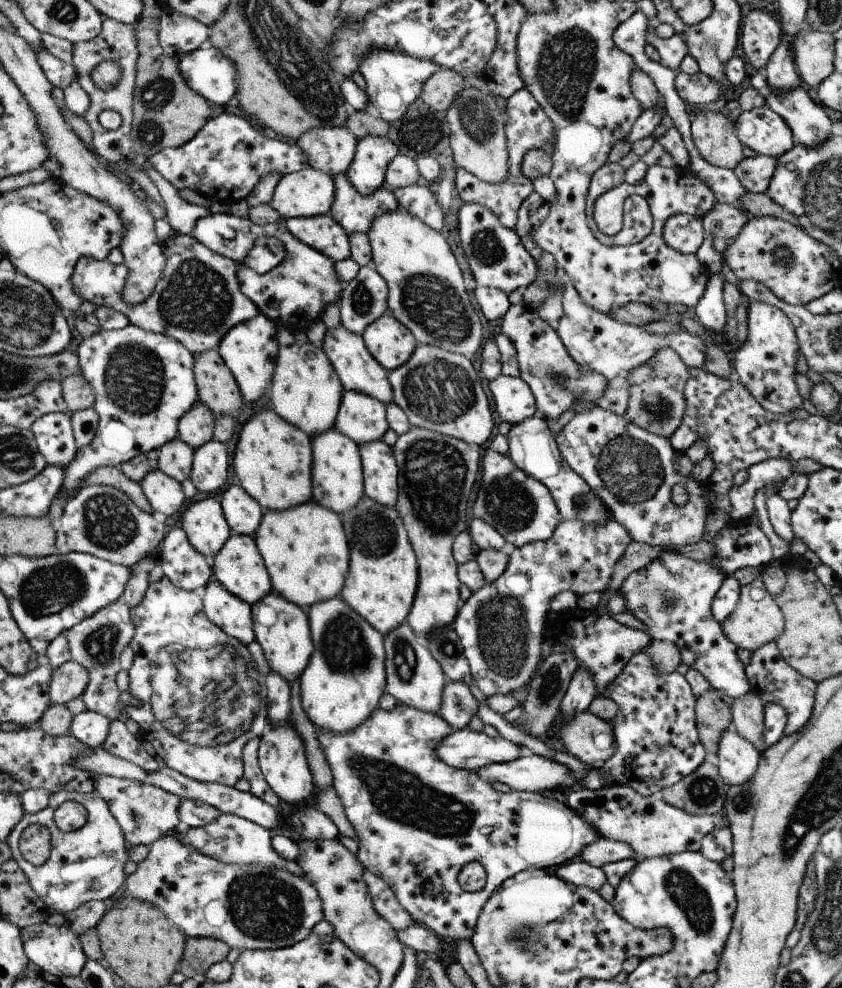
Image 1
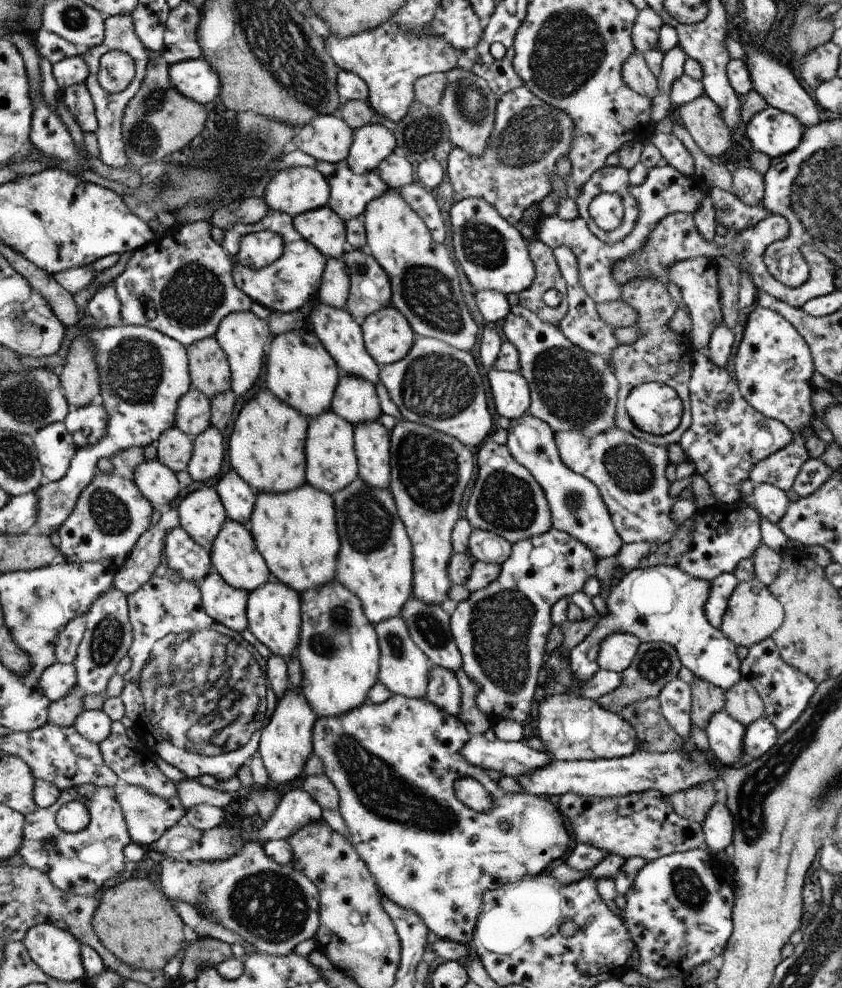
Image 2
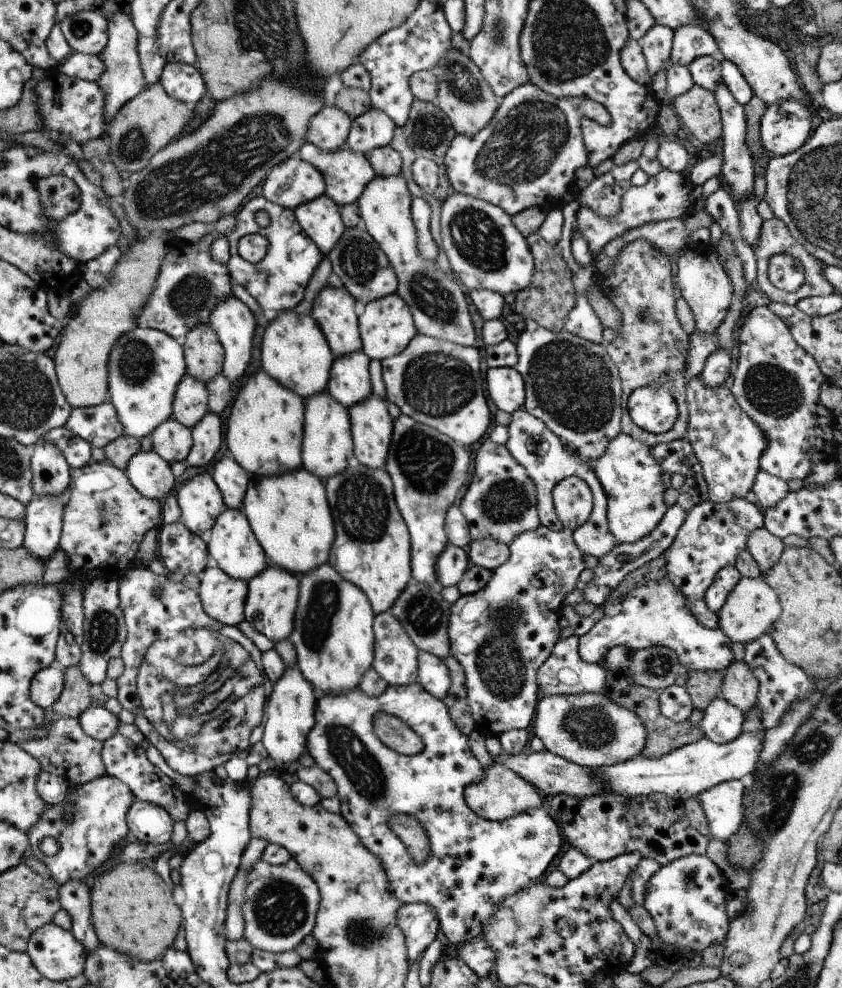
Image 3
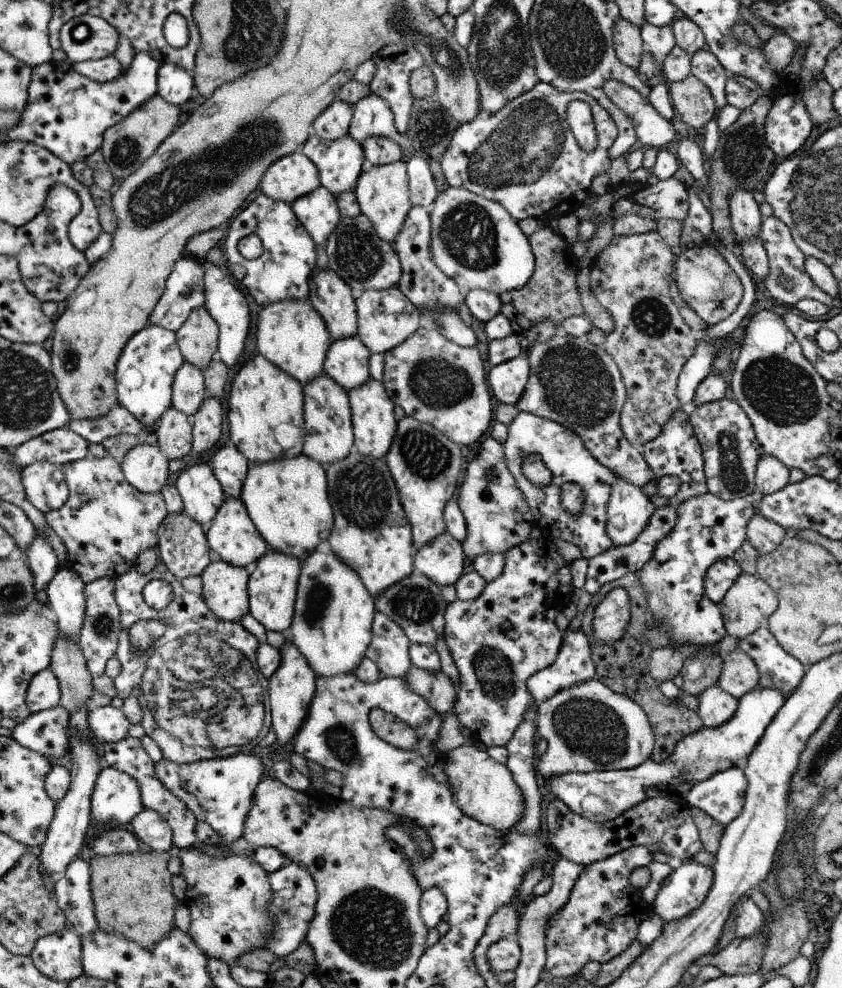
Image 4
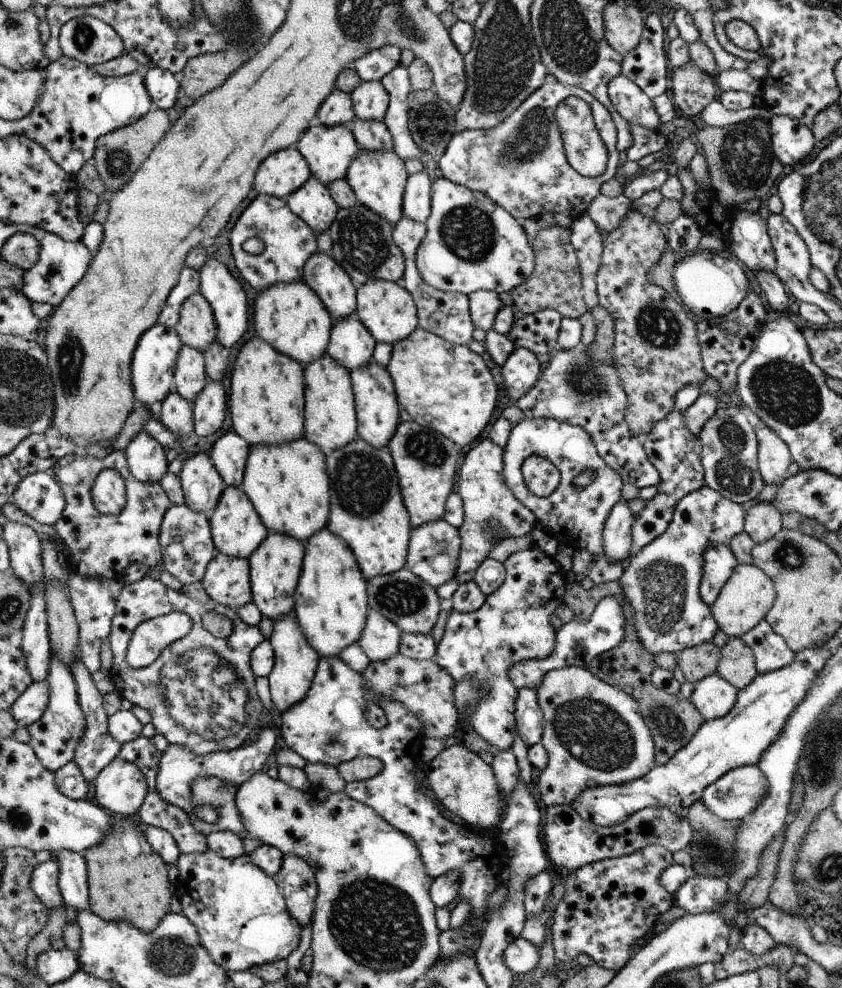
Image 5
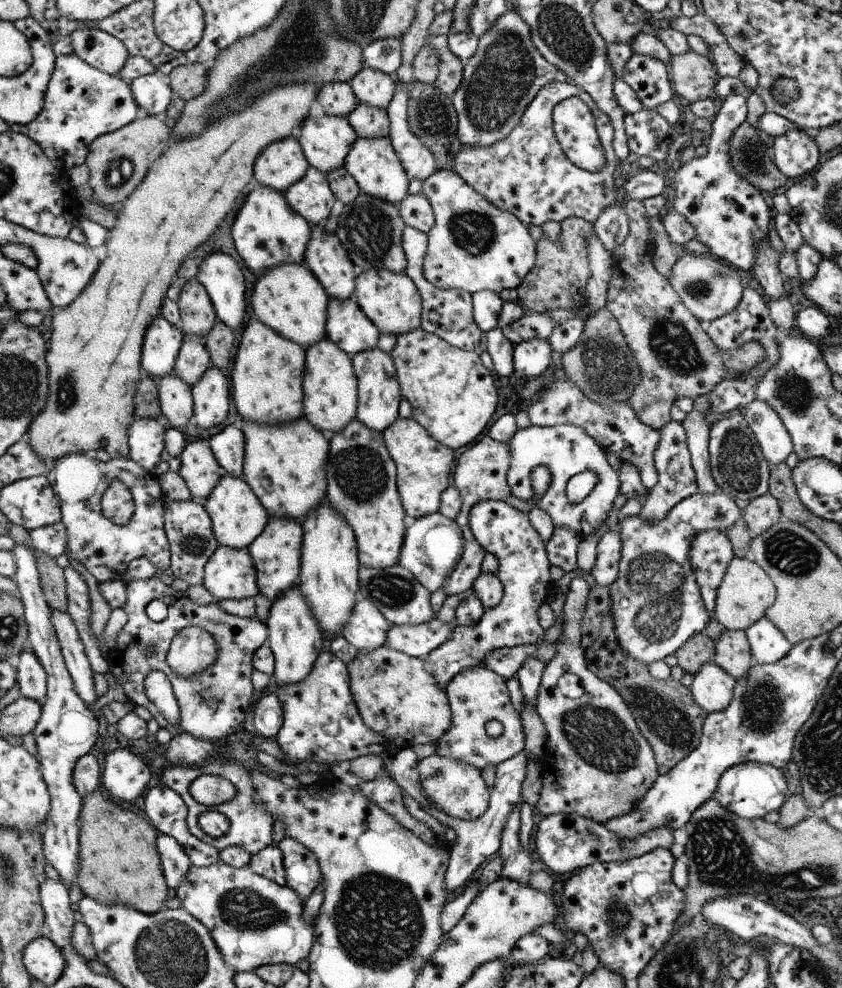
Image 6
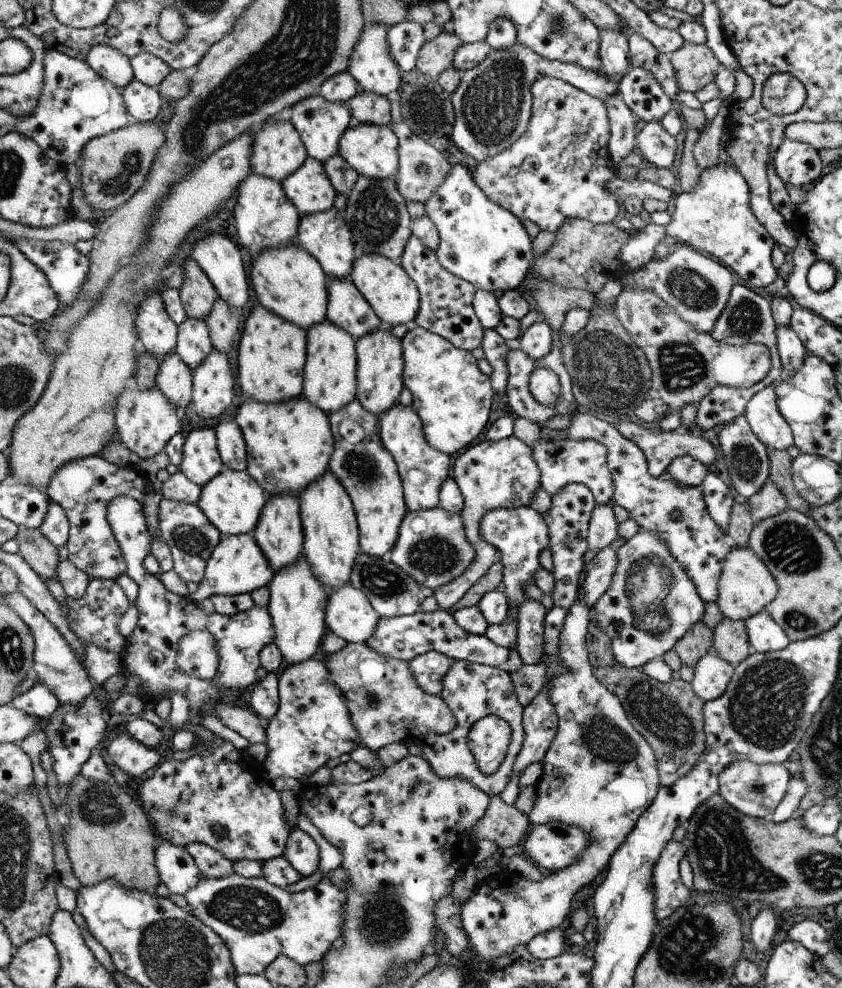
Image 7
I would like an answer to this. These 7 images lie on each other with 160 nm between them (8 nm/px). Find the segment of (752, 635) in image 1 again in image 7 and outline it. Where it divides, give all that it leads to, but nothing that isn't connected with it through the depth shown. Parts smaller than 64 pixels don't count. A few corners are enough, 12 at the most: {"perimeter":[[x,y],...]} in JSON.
{"perimeter":[[749,546],[722,566],[717,604],[727,619],[760,613],[780,590]]}

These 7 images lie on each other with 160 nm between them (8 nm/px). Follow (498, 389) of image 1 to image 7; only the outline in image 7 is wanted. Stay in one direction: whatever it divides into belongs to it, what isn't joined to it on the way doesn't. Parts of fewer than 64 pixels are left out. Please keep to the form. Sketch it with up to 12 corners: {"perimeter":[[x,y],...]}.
{"perimeter":[[545,320],[523,332],[515,346],[539,359],[554,352],[554,330]]}

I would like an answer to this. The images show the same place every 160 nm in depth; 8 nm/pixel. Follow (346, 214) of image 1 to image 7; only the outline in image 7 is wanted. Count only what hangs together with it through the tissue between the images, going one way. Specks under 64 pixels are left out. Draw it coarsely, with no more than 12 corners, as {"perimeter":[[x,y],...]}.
{"perimeter":[[300,99],[289,120],[324,164],[354,123],[347,103]]}

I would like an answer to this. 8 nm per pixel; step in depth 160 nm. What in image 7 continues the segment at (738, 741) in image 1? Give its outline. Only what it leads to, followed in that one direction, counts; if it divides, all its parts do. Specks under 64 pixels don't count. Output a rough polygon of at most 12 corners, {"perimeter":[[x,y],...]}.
{"perimeter":[[710,648],[691,685],[704,702],[726,692],[733,664]]}

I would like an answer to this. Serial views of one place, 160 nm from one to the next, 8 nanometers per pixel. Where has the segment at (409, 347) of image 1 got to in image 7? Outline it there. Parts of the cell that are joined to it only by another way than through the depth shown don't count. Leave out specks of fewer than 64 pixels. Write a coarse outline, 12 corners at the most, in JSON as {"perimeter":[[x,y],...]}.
{"perimeter":[[364,253],[349,278],[386,327],[414,321],[420,290],[400,263]]}

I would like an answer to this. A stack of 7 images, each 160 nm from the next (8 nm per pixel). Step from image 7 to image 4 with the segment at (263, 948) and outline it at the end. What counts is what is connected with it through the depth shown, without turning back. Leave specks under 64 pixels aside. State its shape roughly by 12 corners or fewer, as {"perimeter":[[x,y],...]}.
{"perimeter":[[180,849],[205,956],[264,948],[273,888],[253,857]]}

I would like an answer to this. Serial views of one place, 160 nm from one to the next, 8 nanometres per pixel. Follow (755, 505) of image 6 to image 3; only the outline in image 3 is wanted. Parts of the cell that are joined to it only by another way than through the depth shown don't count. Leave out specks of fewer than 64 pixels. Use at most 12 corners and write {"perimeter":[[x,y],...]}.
{"perimeter":[[764,527],[748,539],[747,550],[763,575],[781,561],[783,540]]}

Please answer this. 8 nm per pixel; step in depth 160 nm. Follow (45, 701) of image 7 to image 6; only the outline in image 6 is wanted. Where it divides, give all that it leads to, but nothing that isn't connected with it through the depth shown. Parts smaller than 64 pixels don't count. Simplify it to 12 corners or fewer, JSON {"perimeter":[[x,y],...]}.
{"perimeter":[[34,652],[18,654],[22,697],[44,703],[49,676]]}

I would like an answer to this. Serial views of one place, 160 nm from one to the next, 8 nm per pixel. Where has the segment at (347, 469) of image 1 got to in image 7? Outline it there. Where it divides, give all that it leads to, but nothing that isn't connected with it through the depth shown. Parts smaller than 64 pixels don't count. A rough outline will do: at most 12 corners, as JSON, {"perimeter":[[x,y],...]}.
{"perimeter":[[332,321],[309,330],[304,394],[336,413],[356,399],[356,353]]}

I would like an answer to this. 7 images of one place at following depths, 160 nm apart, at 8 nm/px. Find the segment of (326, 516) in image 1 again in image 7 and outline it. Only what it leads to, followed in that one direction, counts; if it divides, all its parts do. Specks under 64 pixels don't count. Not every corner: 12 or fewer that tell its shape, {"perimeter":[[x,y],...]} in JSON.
{"perimeter":[[303,395],[246,399],[248,474],[296,495],[328,472],[328,416]]}

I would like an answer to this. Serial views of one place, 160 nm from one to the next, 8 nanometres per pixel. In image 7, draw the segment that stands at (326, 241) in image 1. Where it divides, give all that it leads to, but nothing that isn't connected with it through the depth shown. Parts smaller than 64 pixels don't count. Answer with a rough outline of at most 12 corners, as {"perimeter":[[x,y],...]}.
{"perimeter":[[308,157],[280,183],[302,215],[328,210],[337,194],[324,164]]}

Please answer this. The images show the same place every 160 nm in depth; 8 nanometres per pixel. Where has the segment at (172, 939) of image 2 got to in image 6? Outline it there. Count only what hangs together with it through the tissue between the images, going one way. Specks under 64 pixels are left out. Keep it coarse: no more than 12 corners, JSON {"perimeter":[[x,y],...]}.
{"perimeter":[[84,796],[77,886],[156,914],[168,894],[156,830]]}

